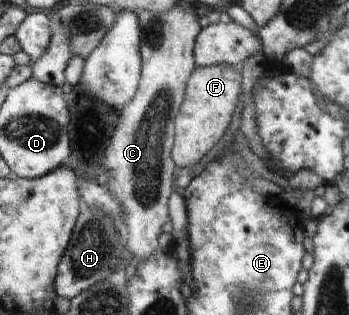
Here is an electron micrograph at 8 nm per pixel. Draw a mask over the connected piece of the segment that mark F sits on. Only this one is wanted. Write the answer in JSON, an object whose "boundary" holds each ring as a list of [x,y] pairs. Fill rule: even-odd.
{"boundary":[[[229,64],[198,65],[188,77],[185,97],[175,118],[175,137],[170,156],[176,166],[193,166],[224,136],[238,95],[241,75]]]}

